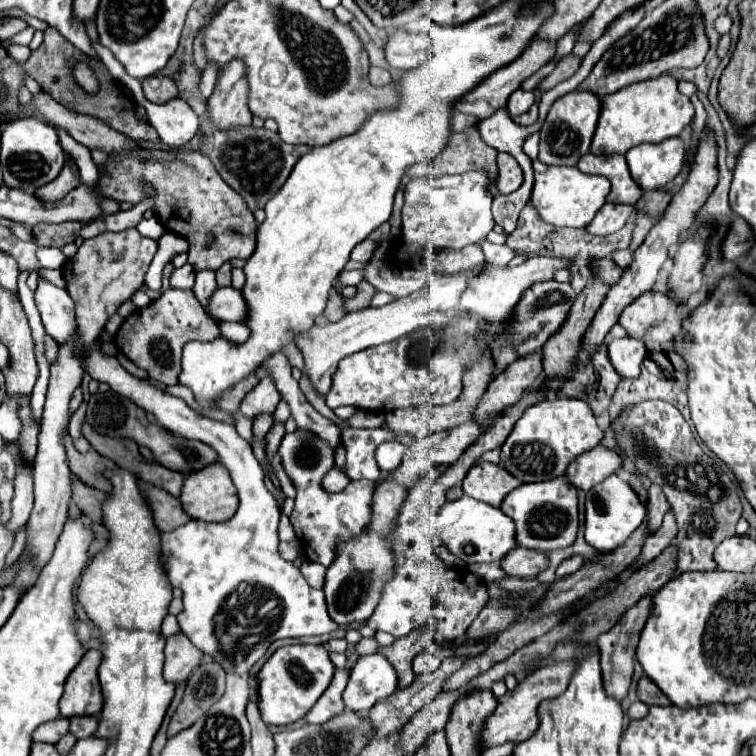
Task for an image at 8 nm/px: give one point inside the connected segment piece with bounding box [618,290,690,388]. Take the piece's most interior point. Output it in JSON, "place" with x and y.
{"place":[659,318]}

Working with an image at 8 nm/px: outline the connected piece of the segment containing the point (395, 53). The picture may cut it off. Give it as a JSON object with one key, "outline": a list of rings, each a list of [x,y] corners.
{"outline":[[[398,30],[388,36],[384,52],[386,52],[386,60],[392,68],[412,70],[430,58],[432,48],[430,48],[428,36]]]}

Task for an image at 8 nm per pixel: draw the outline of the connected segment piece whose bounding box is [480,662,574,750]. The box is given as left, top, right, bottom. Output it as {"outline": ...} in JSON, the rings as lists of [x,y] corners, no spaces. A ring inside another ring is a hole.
{"outline":[[[562,662],[562,664],[548,664],[548,668],[536,670],[534,674],[524,676],[512,692],[506,692],[502,698],[498,698],[496,710],[490,716],[486,716],[484,726],[480,730],[480,748],[486,750],[486,748],[500,746],[506,742],[520,744],[522,740],[532,736],[534,730],[538,728],[538,714],[536,714],[538,704],[542,700],[552,700],[552,698],[560,696],[566,690],[572,672],[574,672],[574,664]]]}

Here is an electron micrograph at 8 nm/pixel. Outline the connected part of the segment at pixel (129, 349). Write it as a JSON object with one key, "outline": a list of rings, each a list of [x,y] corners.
{"outline":[[[166,290],[150,306],[130,314],[114,336],[114,342],[122,354],[126,354],[138,368],[146,370],[152,380],[166,386],[178,382],[182,346],[190,340],[214,340],[218,336],[218,324],[198,304],[192,290]]]}

